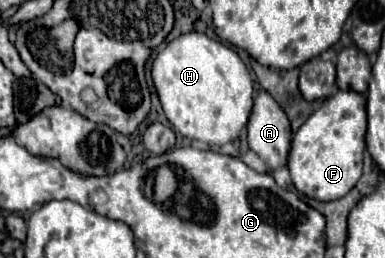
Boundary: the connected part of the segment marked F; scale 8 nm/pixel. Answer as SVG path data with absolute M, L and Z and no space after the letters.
M338 90L294 134L288 168L294 186L316 200L346 196L362 176L366 136L366 98L354 90Z

